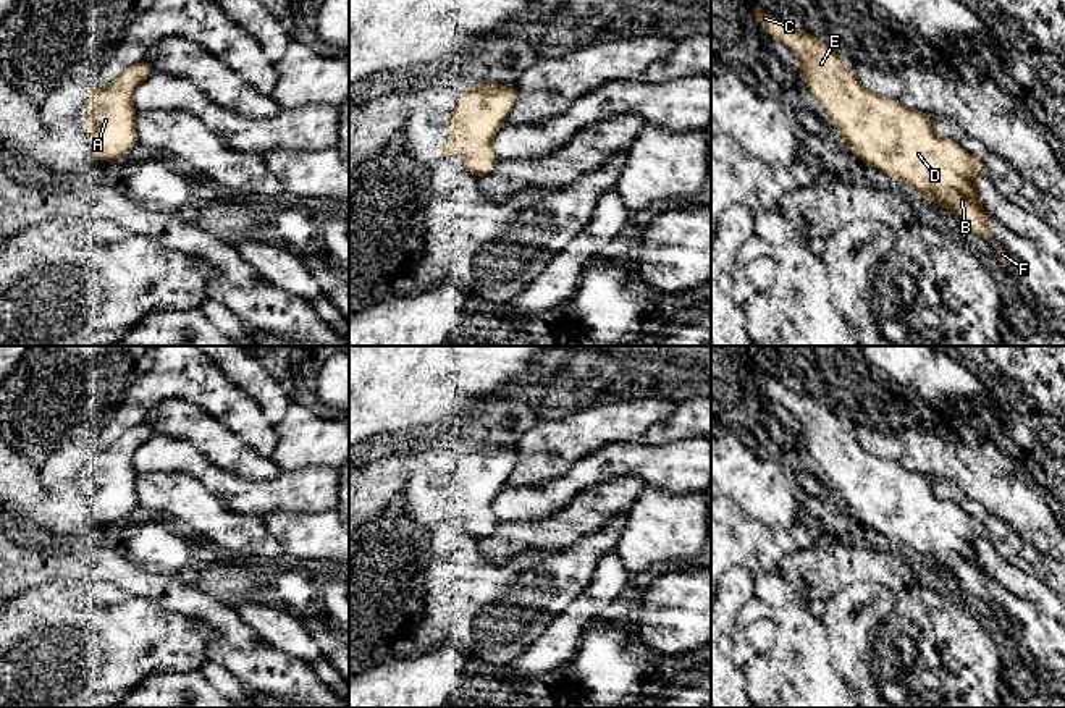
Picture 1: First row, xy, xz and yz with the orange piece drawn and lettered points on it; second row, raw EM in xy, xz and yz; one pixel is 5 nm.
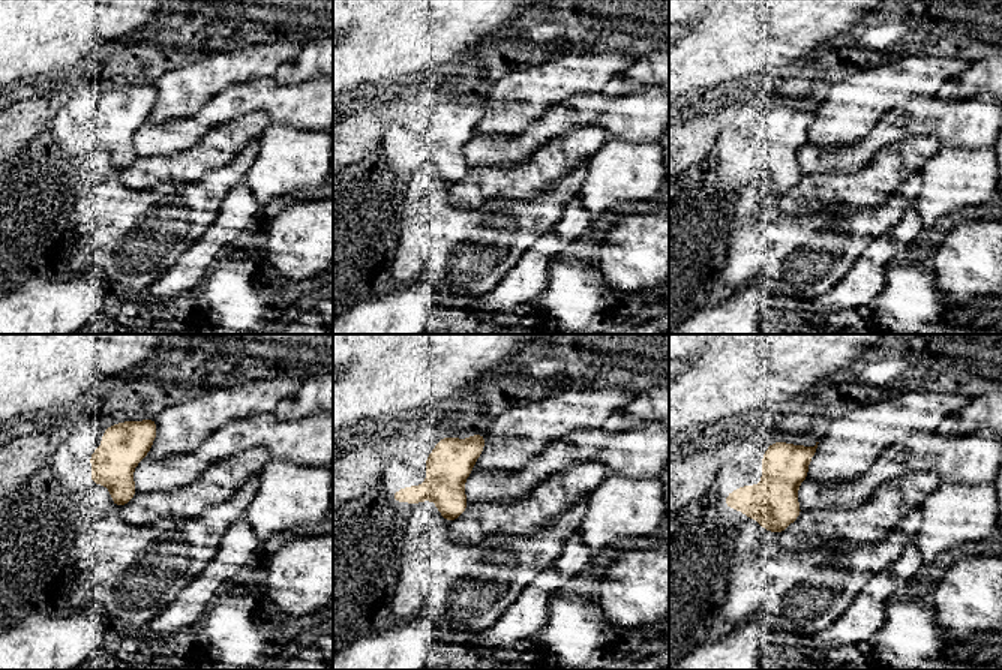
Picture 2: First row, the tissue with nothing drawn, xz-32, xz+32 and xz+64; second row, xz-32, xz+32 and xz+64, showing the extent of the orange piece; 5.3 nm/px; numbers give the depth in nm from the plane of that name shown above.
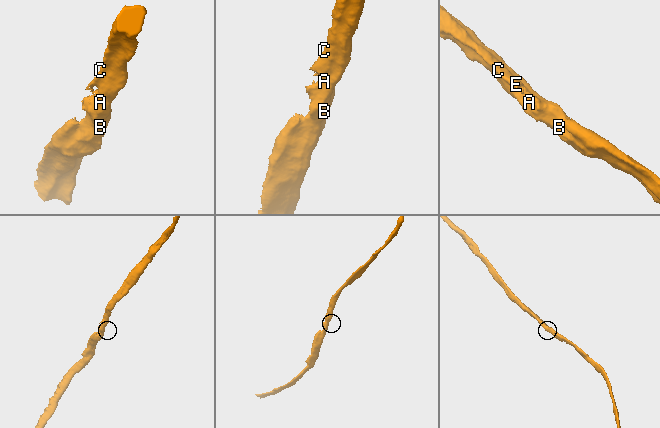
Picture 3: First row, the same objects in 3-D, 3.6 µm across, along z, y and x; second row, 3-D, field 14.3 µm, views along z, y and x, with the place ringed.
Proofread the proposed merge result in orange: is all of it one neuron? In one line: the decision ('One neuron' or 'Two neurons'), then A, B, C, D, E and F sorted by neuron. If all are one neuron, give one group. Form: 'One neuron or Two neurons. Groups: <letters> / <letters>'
One neuron. Groups: A B C D E F

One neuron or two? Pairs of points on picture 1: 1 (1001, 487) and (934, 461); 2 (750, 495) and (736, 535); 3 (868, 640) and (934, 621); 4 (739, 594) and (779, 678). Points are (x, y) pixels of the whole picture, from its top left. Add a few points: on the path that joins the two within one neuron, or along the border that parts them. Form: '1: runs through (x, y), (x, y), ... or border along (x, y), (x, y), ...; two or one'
1: runs through (985, 474), (968, 463), (951, 461); one
2: border along (728, 498), (770, 529); two
3: runs through (884, 636), (918, 636); one
4: border along (752, 579), (755, 594); two

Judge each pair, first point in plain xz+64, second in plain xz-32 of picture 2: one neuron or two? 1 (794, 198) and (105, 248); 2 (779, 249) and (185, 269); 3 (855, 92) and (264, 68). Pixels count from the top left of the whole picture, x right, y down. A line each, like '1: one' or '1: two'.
1: two
2: two
3: one

